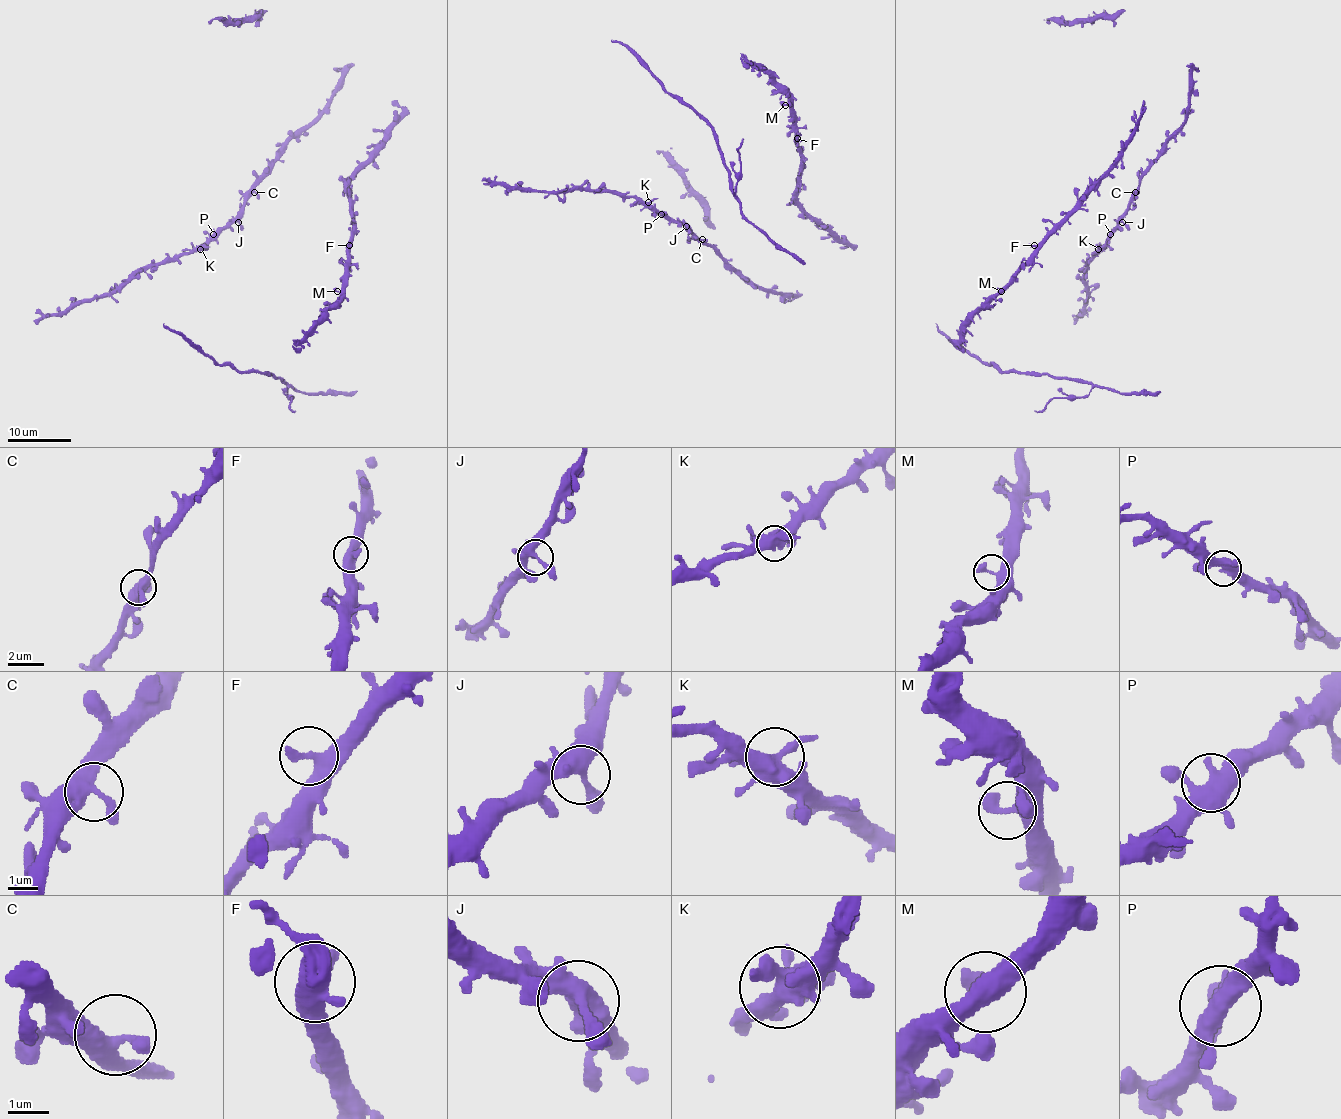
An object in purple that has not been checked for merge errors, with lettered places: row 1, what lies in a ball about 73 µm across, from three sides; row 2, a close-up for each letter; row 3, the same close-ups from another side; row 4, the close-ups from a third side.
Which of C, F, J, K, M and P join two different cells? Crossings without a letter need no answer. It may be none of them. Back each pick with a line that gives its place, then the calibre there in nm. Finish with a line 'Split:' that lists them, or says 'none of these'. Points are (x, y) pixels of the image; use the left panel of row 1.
Split: none of these

